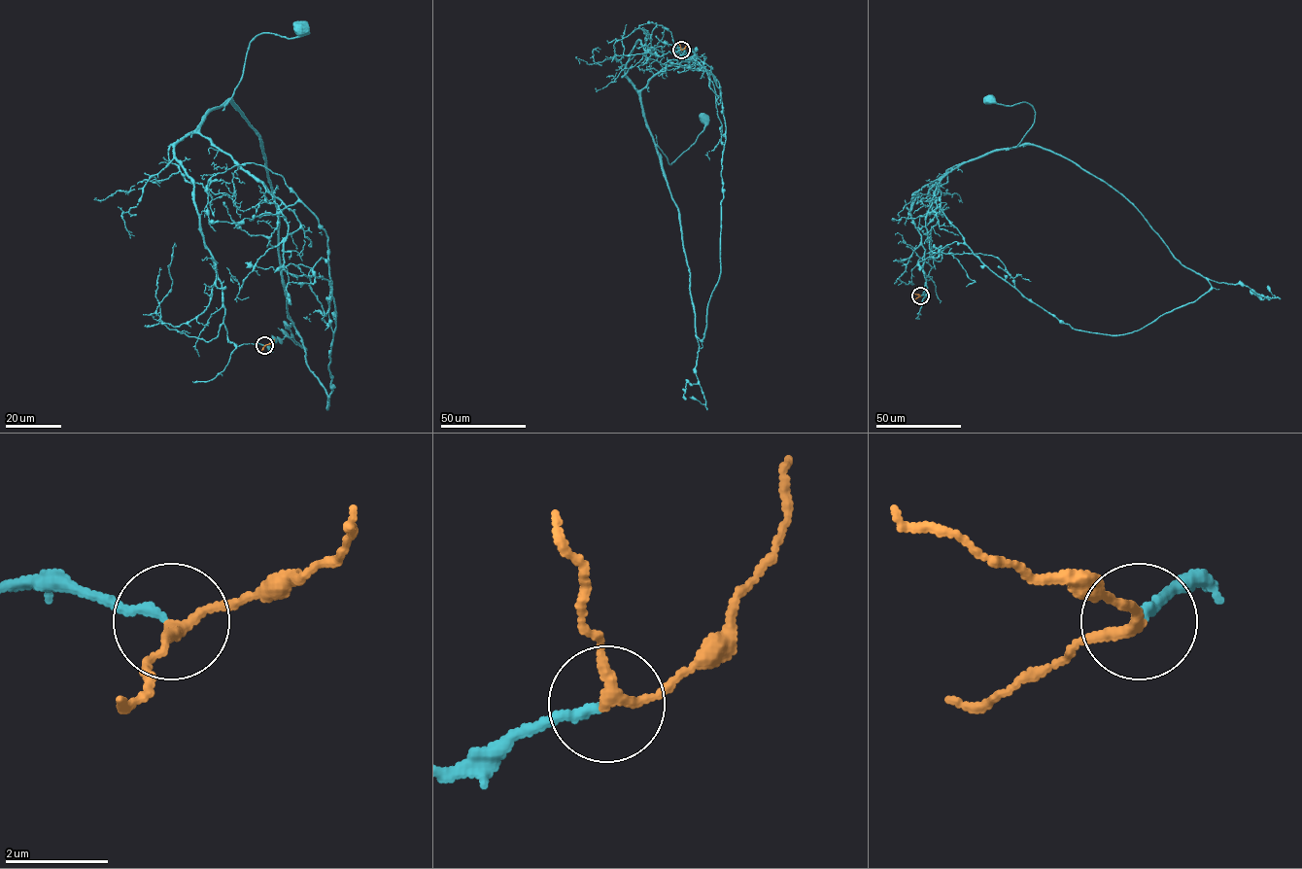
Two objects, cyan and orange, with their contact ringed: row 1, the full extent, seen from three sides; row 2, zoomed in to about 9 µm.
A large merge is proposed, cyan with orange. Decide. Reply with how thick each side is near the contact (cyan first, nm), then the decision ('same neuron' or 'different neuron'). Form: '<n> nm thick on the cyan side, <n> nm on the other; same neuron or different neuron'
180 nm thick on the cyan side, 200 nm on the other; same neuron

